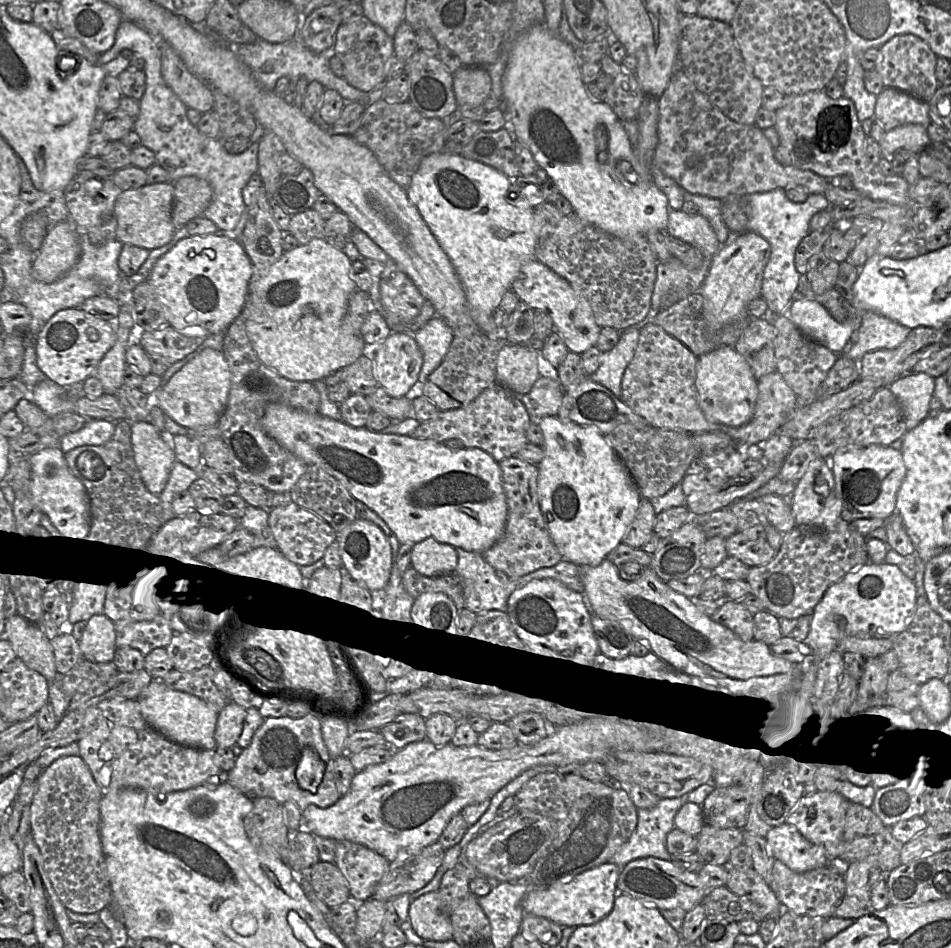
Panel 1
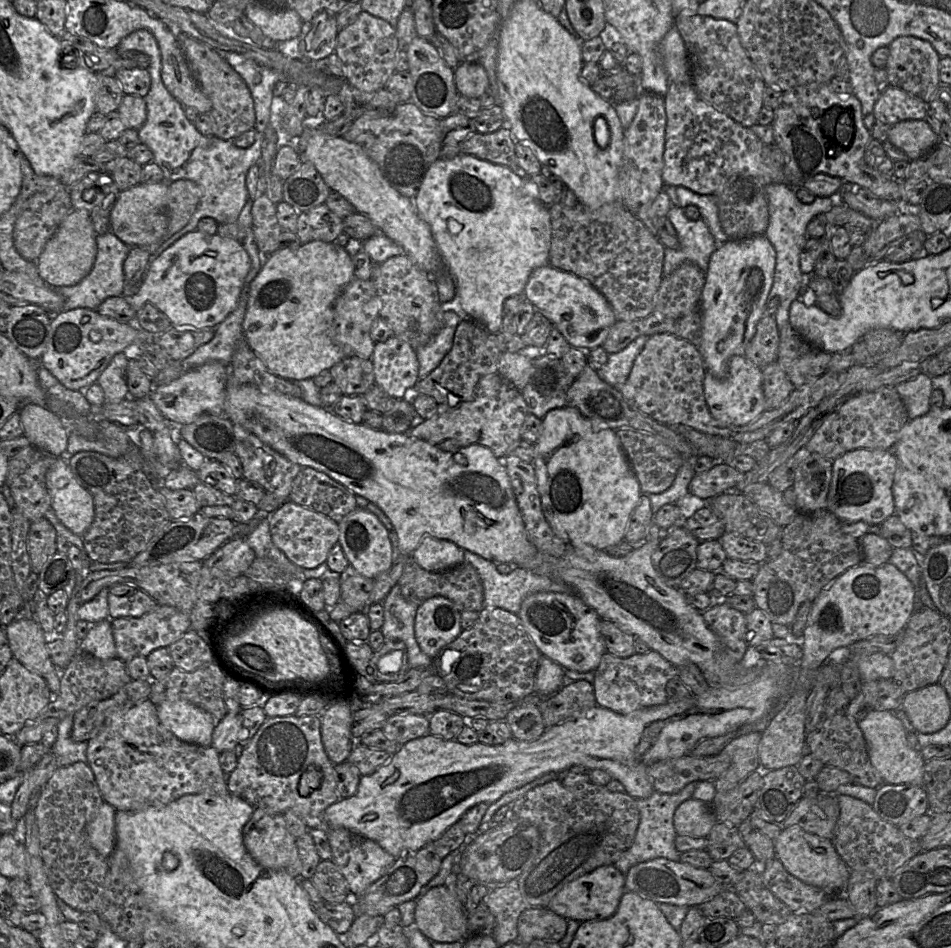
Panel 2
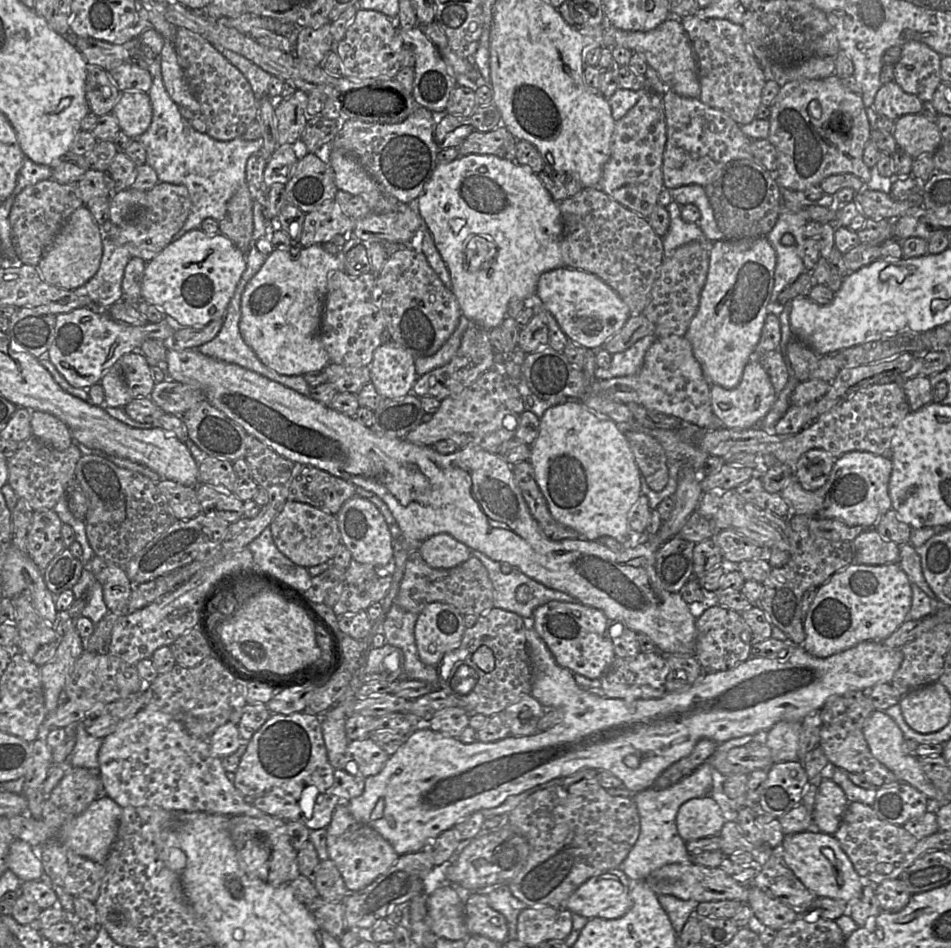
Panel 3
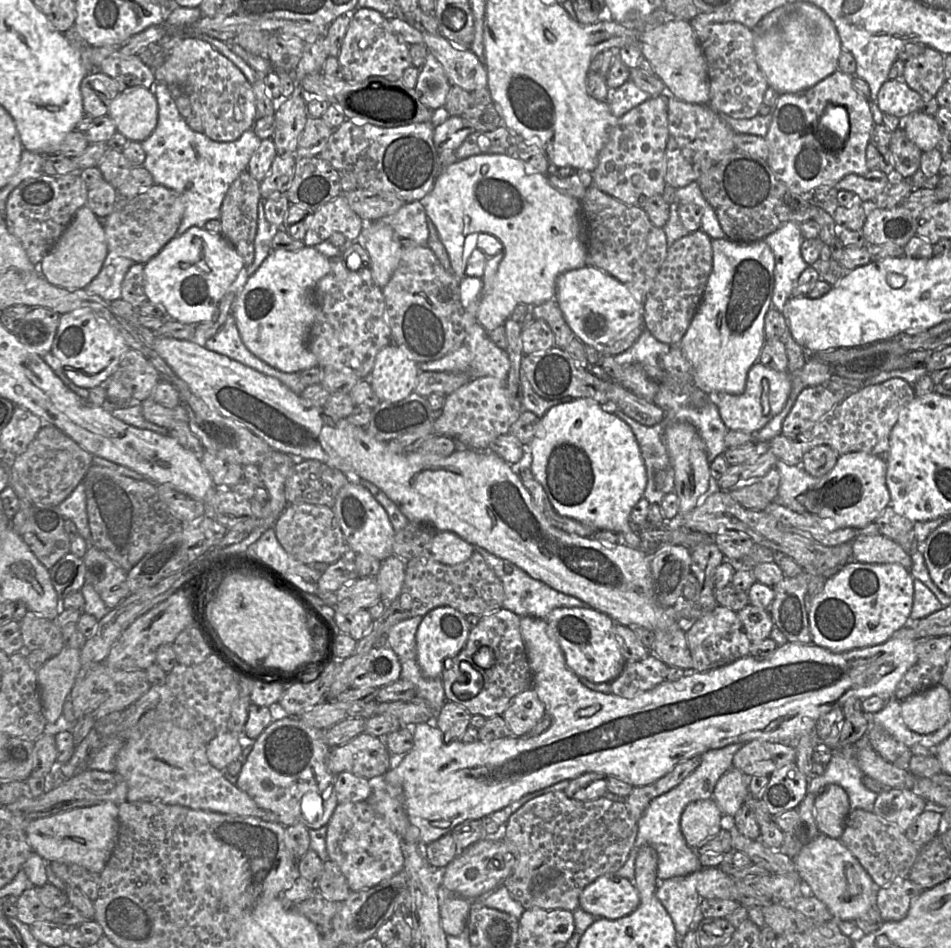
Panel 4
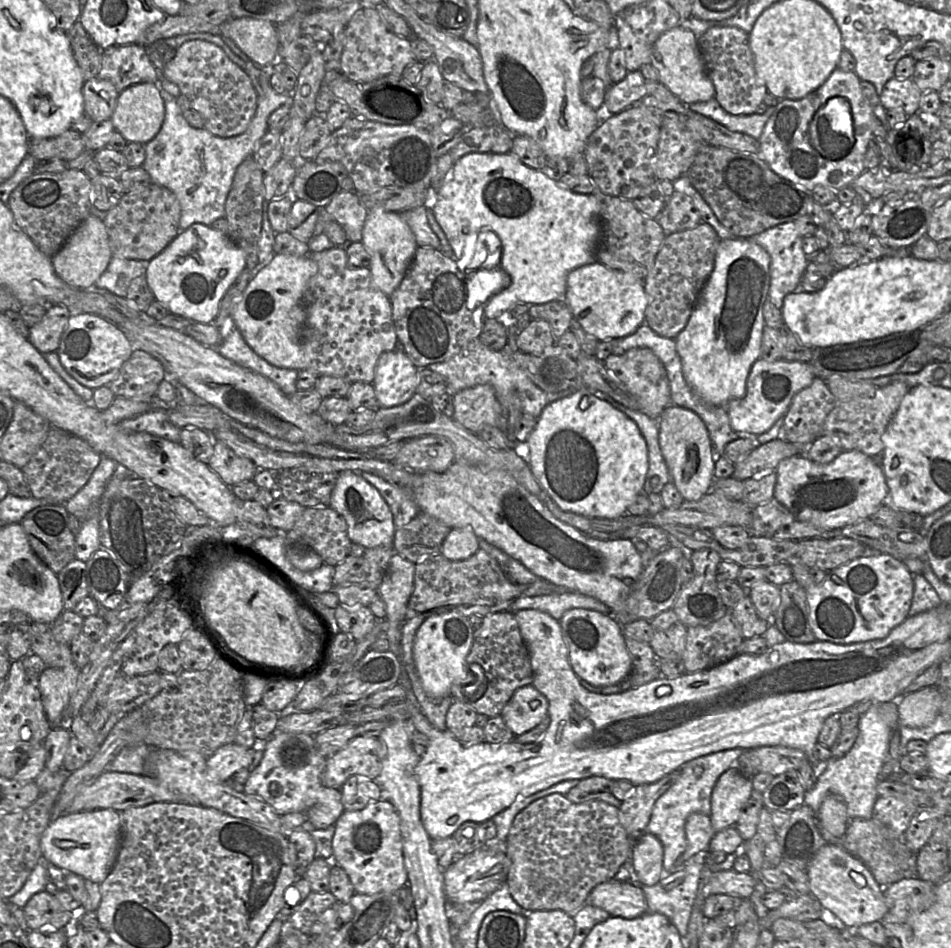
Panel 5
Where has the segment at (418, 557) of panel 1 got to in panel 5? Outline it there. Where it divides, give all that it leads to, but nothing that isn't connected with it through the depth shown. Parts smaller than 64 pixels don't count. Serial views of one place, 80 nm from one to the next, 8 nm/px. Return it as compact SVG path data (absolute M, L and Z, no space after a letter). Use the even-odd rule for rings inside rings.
M471 527L453 528L443 541L440 553L451 561L466 560L479 549L479 539Z

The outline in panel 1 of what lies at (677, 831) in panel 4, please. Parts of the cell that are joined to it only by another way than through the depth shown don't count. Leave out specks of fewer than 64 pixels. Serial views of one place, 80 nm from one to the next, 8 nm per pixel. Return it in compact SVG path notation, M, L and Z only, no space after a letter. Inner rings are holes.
M687 795L660 798L650 809L637 809L637 826L627 842L610 858L620 868L634 859L655 857L666 861L671 854L666 848L667 834L675 827L674 818L687 801Z

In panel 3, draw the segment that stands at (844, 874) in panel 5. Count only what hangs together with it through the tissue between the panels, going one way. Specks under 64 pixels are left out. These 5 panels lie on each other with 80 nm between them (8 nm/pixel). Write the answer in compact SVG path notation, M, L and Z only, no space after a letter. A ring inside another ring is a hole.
M814 826L808 831L787 834L777 853L784 864L817 897L828 897L848 903L861 895L865 881L857 874L834 835L817 831Z

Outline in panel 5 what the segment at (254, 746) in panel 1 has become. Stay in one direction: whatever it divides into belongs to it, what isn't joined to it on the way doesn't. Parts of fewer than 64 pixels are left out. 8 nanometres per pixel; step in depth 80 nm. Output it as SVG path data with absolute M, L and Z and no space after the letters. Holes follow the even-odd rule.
M303 733L273 734L264 742L263 757L259 765L251 769L244 784L244 793L262 799L280 816L295 812L304 814L309 829L334 826L344 808L340 790L322 783L325 762L326 758L315 746L314 736Z

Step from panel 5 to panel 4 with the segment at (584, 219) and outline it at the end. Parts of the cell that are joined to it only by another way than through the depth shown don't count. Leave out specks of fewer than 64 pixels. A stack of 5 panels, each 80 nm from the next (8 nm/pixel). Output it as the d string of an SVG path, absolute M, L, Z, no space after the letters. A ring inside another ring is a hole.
M481 154L457 160L439 174L421 203L445 247L452 273L460 282L465 278L462 254L464 239L469 234L488 233L501 243L502 251L492 256L480 278L482 288L476 320L487 332L503 325L518 303L539 305L553 300L557 277L587 265L586 224L580 200L560 193L548 182L547 176L530 170L517 157Z

